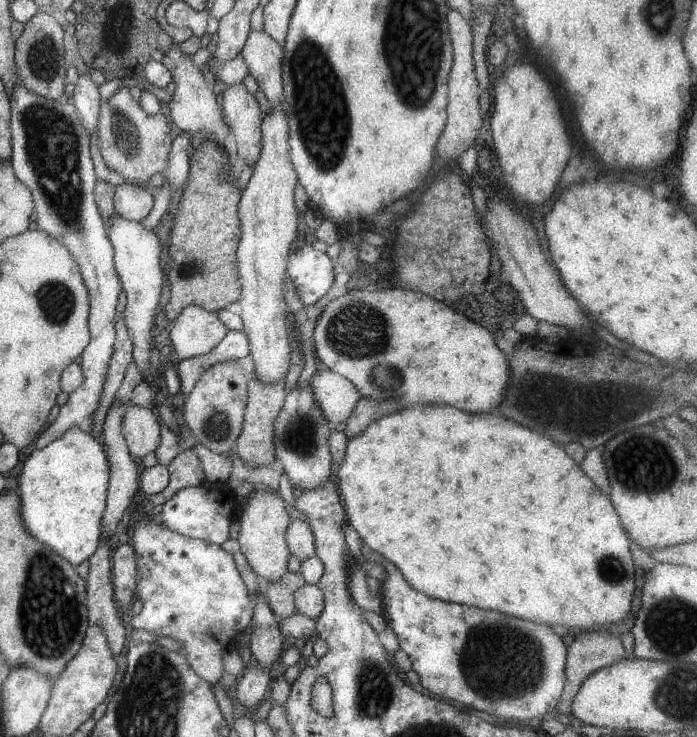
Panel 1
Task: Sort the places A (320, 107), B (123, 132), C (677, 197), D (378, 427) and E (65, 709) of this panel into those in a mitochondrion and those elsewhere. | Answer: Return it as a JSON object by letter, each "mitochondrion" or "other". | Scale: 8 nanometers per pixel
{"A":"mitochondrion","B":"mitochondrion","C":"other","D":"other","E":"other"}

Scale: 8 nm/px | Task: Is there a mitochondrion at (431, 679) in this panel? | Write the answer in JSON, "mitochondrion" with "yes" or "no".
{"mitochondrion":"no"}

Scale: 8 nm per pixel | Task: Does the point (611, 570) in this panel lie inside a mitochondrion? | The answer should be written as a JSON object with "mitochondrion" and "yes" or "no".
{"mitochondrion":"yes"}

